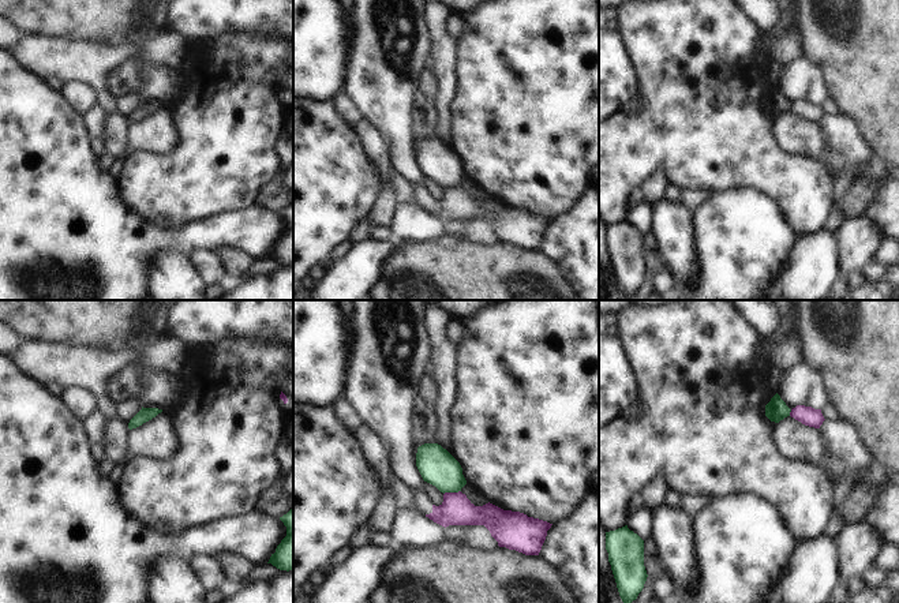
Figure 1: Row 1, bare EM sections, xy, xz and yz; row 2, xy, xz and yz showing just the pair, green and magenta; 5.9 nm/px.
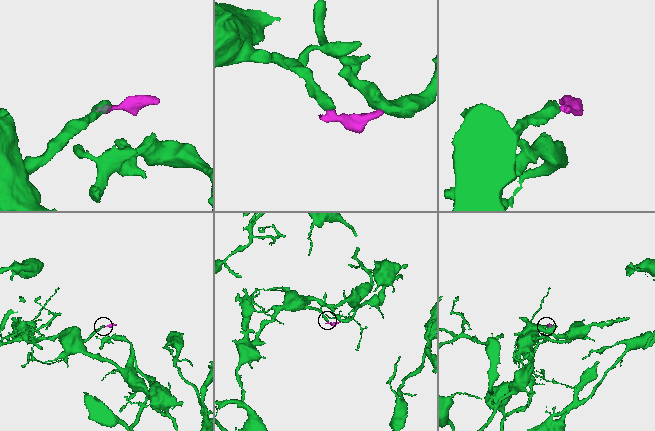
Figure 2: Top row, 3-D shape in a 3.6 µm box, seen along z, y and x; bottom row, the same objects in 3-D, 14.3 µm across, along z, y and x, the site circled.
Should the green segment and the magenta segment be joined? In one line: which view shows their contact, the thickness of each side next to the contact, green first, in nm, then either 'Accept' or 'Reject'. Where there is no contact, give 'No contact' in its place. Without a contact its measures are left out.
Touches green in xz. Thickness 220 nm (green) against 190 nm. Reject.

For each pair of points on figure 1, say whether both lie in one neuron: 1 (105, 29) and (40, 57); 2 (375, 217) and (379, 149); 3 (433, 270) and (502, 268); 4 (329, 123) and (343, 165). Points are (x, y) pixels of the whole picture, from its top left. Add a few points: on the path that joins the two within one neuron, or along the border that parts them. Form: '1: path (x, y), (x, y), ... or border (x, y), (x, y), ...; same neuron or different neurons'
1: border (48, 36), (92, 41); different neurons
2: path (388, 201), (388, 173), (385, 165); same neuron
3: path (450, 270), (484, 270); same neuron
4: path (329, 134), (329, 152), (332, 154); same neuron

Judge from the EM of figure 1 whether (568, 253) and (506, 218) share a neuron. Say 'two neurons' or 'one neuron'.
two neurons

